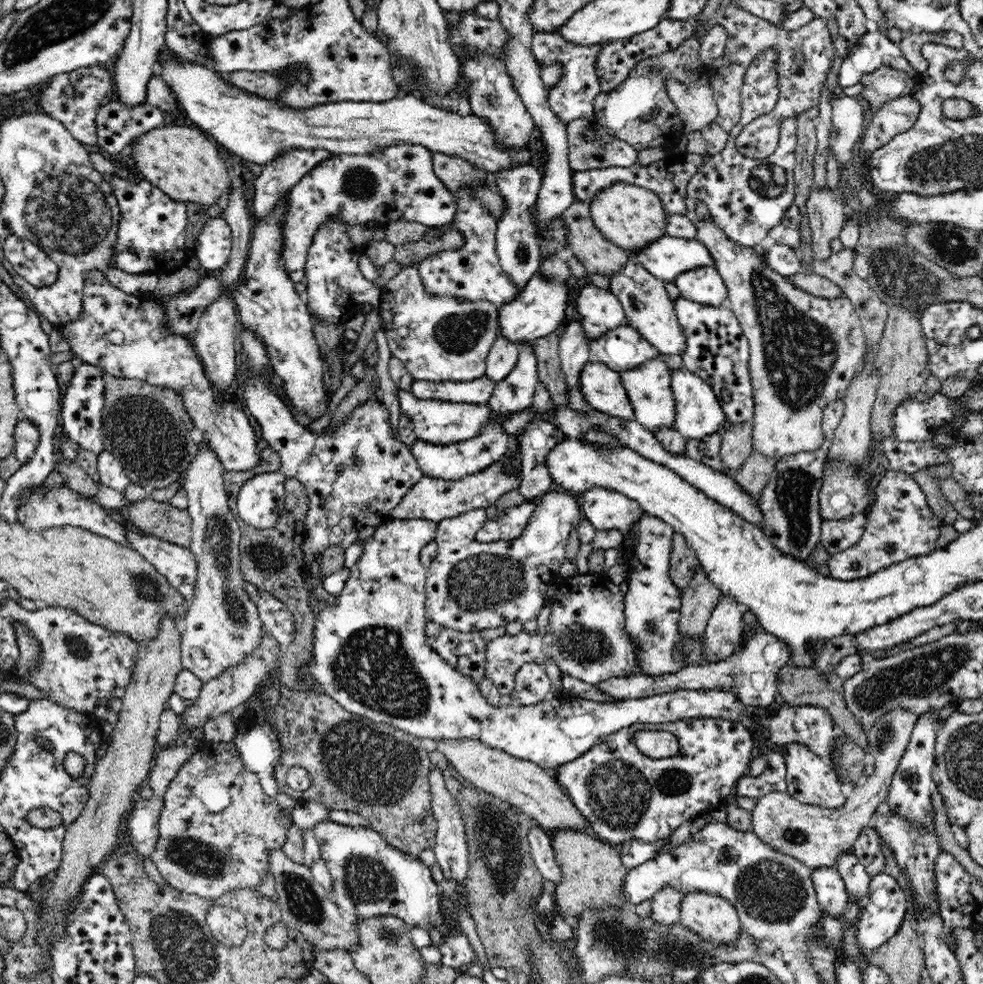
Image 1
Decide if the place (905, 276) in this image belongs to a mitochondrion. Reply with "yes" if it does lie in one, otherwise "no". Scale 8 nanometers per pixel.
yes

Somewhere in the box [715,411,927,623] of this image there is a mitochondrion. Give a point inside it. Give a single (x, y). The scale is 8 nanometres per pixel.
(795, 486)

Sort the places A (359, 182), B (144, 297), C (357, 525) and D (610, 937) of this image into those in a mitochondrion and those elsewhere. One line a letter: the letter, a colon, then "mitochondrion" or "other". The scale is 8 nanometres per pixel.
A: mitochondrion
B: other
C: other
D: mitochondrion

